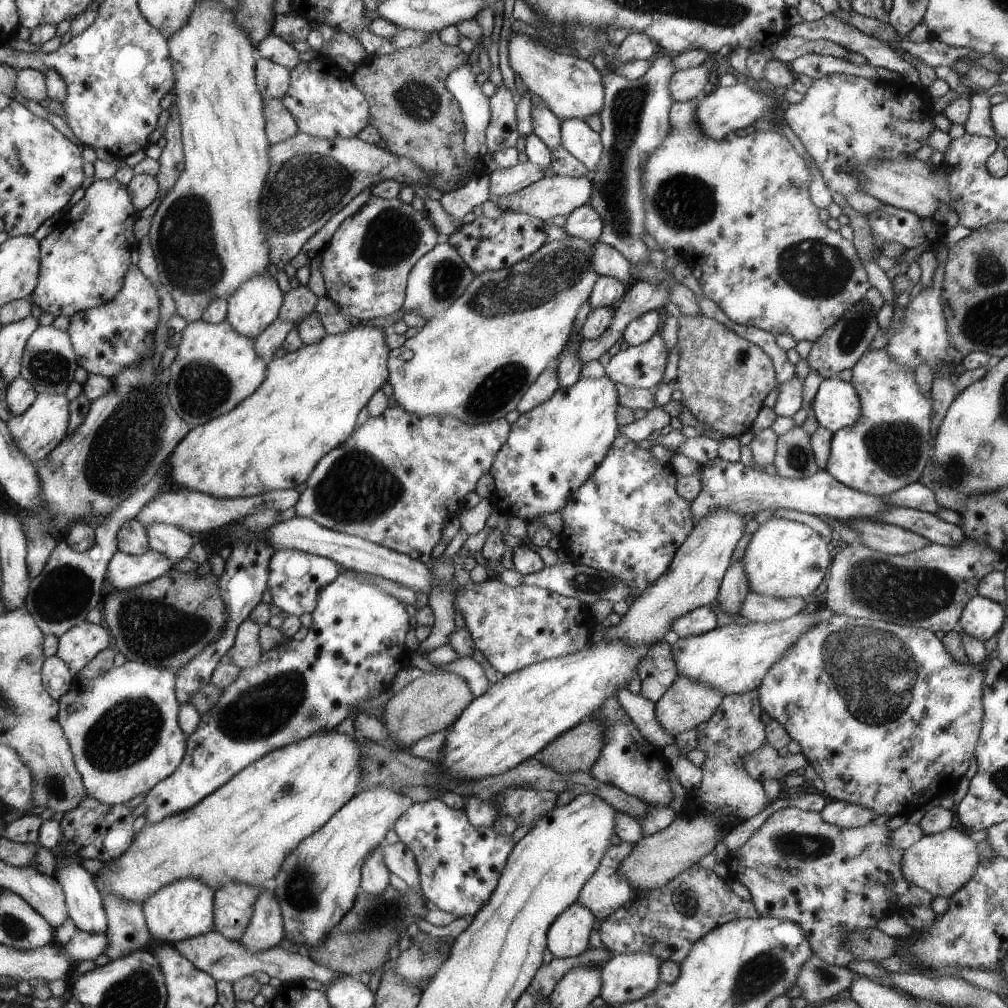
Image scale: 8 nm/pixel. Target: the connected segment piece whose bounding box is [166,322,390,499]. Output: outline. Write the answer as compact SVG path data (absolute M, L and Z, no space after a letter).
M353 322L348 333L327 334L319 343L302 345L282 358L272 359L267 366L266 380L248 400L220 418L192 428L179 442L166 462L169 475L182 489L227 499L253 497L274 489L295 489L307 481L324 456L346 442L354 432L358 413L388 381L389 354L383 328Z

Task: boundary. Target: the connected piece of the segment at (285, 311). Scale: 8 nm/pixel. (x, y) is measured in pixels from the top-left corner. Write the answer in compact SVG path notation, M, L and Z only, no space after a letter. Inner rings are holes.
M306 285L298 288L287 288L283 309L279 310L279 319L297 324L314 311L319 296L316 296Z

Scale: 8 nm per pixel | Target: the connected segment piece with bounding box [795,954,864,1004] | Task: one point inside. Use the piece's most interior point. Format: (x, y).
(819, 981)

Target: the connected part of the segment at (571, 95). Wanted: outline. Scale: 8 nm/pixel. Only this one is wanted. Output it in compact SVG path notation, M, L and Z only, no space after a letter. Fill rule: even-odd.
M512 31L507 45L509 64L514 72L522 78L530 93L540 95L561 121L572 117L585 119L602 112L605 86L592 61L558 54L521 31Z

